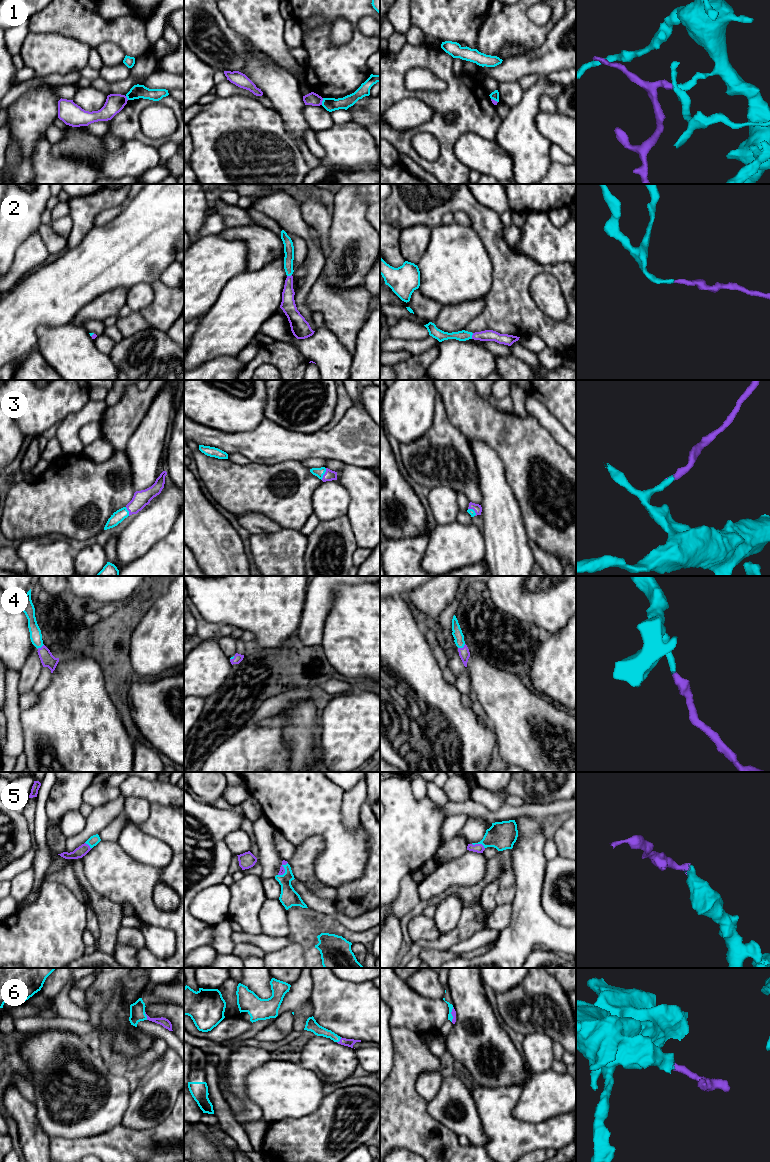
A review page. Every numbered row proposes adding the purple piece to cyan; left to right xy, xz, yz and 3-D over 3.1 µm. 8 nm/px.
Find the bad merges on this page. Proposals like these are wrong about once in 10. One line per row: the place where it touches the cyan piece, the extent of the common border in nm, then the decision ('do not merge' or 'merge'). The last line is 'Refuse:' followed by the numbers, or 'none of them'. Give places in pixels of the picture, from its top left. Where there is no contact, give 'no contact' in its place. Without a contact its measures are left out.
1: xz (322, 101) | 60 nm | do not merge
2: yz (471, 336) | 50 nm | merge
3: xz (323, 474) | 100 nm | merge
4: yz (461, 647) | 70 nm | merge
5: xz (285, 870) | 130 nm | merge
6: xy (146, 1016) | 70 nm | merge
Refuse: 1

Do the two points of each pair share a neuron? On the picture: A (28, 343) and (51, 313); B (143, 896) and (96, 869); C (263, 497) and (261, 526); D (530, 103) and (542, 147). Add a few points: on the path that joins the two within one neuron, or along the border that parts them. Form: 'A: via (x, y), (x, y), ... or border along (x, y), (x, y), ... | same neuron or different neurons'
A: via (28, 334), (28, 331), (42, 317) | same neuron
B: via (131, 884), (126, 880), (122, 880), (108, 869) | same neuron
C: border along (239, 515), (262, 513), (282, 527) | different neurons
D: via (529, 114), (529, 133), (531, 136) | same neuron

